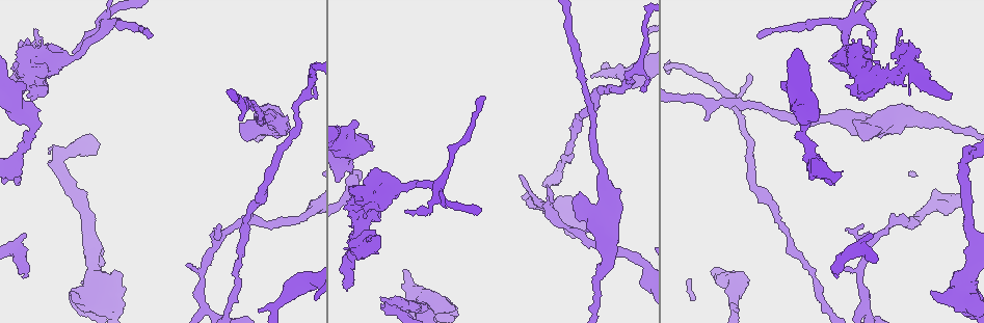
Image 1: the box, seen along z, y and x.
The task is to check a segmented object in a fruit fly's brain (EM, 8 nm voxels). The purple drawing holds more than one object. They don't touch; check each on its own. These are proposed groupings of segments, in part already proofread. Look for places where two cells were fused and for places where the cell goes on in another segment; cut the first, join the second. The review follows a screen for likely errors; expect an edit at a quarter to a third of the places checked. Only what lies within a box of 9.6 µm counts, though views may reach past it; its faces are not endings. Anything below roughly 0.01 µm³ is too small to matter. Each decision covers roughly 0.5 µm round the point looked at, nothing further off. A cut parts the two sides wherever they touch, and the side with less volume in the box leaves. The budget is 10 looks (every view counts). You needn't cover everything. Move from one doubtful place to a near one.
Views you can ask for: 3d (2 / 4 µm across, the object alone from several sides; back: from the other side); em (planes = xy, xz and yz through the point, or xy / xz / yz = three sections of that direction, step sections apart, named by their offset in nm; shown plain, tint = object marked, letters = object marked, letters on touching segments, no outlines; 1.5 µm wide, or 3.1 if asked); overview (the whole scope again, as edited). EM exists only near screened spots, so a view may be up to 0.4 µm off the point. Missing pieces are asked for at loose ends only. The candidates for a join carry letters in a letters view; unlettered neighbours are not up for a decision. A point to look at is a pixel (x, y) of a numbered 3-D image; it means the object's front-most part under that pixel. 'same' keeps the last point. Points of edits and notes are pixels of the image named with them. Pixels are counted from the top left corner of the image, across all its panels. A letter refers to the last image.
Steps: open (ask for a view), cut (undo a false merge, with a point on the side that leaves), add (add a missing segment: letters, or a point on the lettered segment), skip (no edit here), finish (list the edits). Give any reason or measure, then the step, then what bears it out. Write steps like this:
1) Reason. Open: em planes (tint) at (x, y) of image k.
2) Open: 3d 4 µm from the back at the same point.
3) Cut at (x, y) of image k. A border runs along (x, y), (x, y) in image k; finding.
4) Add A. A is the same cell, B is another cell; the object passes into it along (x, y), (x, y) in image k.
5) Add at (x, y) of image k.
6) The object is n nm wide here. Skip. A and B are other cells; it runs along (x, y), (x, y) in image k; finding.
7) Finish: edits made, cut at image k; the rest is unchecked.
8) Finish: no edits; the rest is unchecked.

Free end. Open: 3d 4 µm at (781, 86) of image 1.

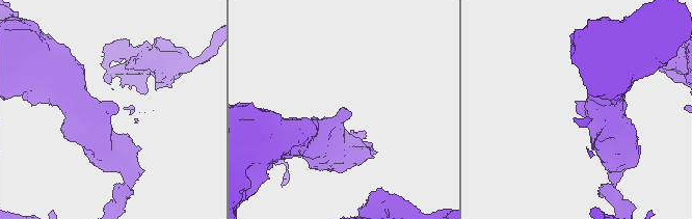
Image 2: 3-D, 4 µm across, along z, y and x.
Open: em yz step 8 (letters) at (113, 109) of image 2.

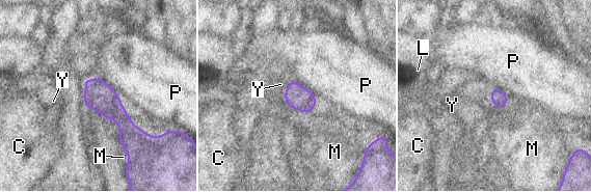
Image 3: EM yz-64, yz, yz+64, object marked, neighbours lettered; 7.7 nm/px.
Add Y. Y is the same cell, C, L, M and P are other cells; the object passes into it along (299, 98), (286, 89), (280, 84) in image 3; it goes on there.

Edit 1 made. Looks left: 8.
Abrupt turn. Open: 3d 2 µm at (60, 159) of image 1.

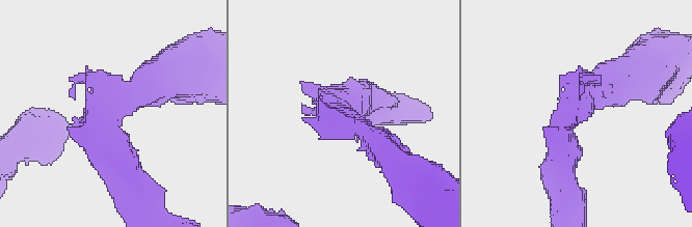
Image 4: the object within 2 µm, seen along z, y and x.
The arms are 280, 300 nm wide; shape alone is not enough. Open: em planes (tint) at (570, 122) of image 4.

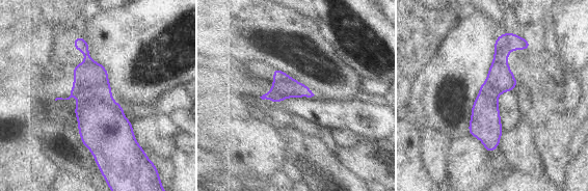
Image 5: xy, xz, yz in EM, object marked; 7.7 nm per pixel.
See the neighbours. Open: em planes (letters) at the same point.

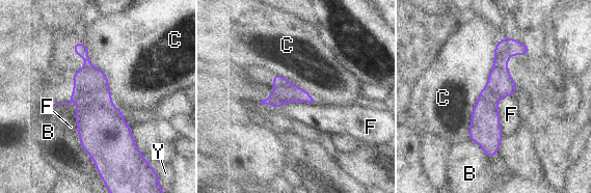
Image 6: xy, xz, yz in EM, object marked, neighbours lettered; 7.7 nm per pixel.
Cut at (90, 83) of image 6. B, C, F and Y are other cells; a second cell is stuck on.

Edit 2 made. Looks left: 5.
See it whole again. Open: overview.

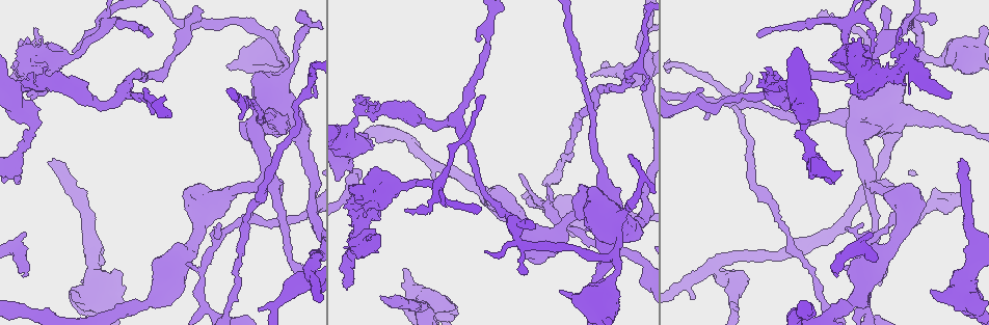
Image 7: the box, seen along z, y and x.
Free end. Open: 3d 2 µm from the back at (705, 118) of image 7.

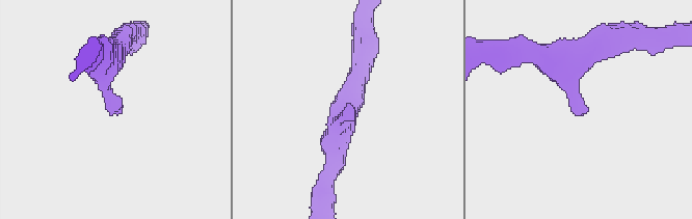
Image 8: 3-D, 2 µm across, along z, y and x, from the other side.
The arms are 190, 200 nm wide. Open: em xy step 4 (tint) at (588, 109) of image 8.

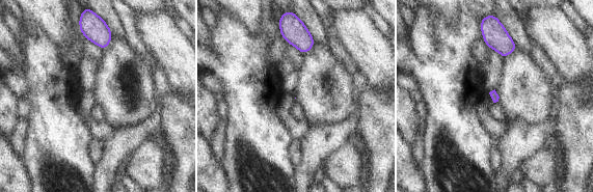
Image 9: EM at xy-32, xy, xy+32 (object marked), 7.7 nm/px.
Open: em planes (letters) at the same point.

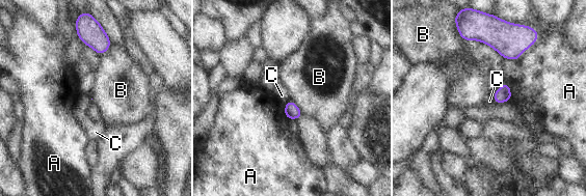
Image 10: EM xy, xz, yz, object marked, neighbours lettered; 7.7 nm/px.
Skip. A, B and C are other cells; a border runs along (111, 42), (108, 49), (100, 55) in image 10; none of them fits.

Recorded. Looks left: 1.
Finish: edits made, add at image 3, cut at image 6; the rest is unchecked.

